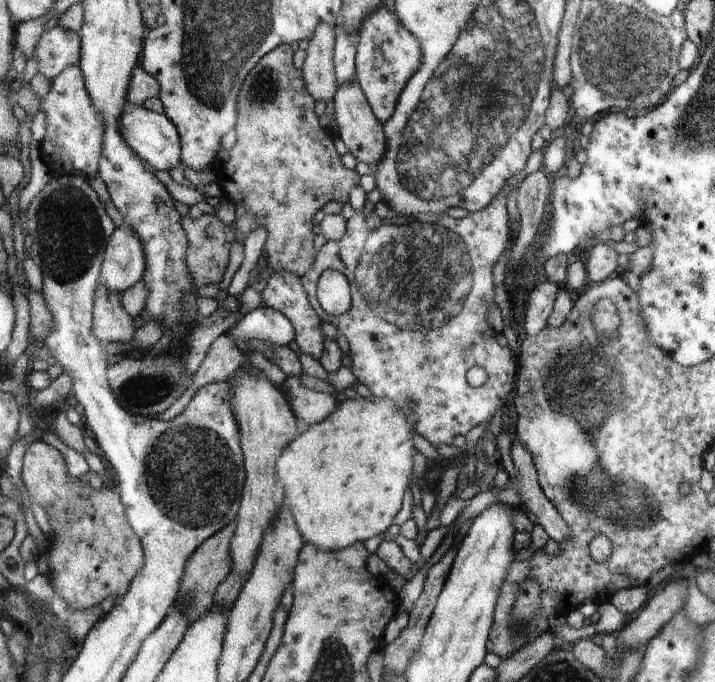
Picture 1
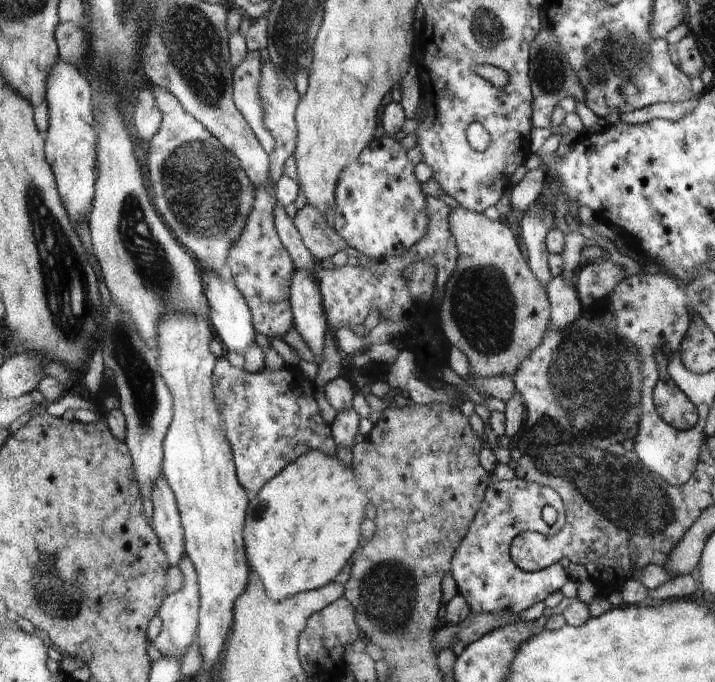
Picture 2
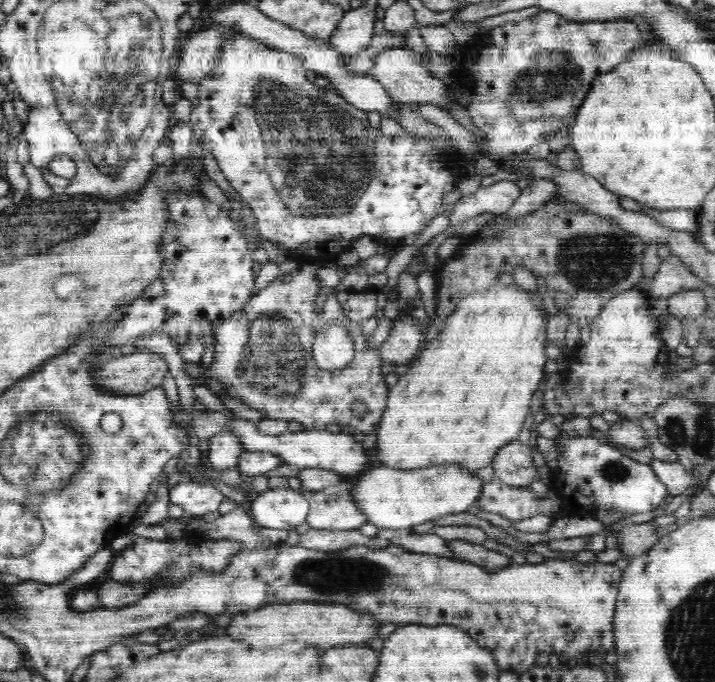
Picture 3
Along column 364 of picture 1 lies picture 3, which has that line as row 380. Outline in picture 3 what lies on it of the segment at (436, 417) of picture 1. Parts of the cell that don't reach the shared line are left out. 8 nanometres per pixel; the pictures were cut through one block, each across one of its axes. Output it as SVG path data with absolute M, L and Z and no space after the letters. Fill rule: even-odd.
M314 260L314 262L300 262L300 264L296 266L295 272L278 276L274 282L270 282L270 286L262 288L258 294L252 295L246 306L240 312L234 314L230 319L224 320L212 333L214 334L214 361L209 365L210 376L220 382L221 388L230 397L239 398L239 400L249 408L264 412L268 419L295 420L296 422L300 422L305 430L325 430L329 427L337 428L339 425L349 425L349 432L360 434L360 436L363 437L371 434L374 430L374 425L379 425L379 420L387 406L389 394L388 384L386 384L386 375L382 373L383 361L381 360L379 349L371 348L367 341L362 339L361 324L354 324L345 316L343 306L340 306L336 298L337 292L335 290L328 290L328 298L324 304L324 308L322 308L322 312L316 312L315 304L322 289L320 285L324 285L323 281L320 280L320 270L324 270L324 267L328 266L328 263L329 262L325 260L324 262L320 262L319 260ZM328 324L338 324L342 326L347 330L349 335L354 338L354 358L352 362L347 364L342 370L321 370L317 366L316 360L314 360L314 356L311 352L311 346L314 344L316 334L324 328L324 326L328 326ZM356 402L364 402L364 404L366 404L366 411L362 416L354 416L354 414L352 414L352 406L354 406Z

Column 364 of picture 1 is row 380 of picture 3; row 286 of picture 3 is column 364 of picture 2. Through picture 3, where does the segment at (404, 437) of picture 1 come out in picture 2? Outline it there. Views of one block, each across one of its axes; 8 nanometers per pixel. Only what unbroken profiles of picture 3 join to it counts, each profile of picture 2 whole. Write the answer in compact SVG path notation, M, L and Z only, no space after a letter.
M312 449L292 468L283 469L268 488L252 498L244 528L247 560L252 560L254 572L260 572L273 601L335 580L360 544L360 524L364 524L366 504L371 501L351 466L321 450Z

